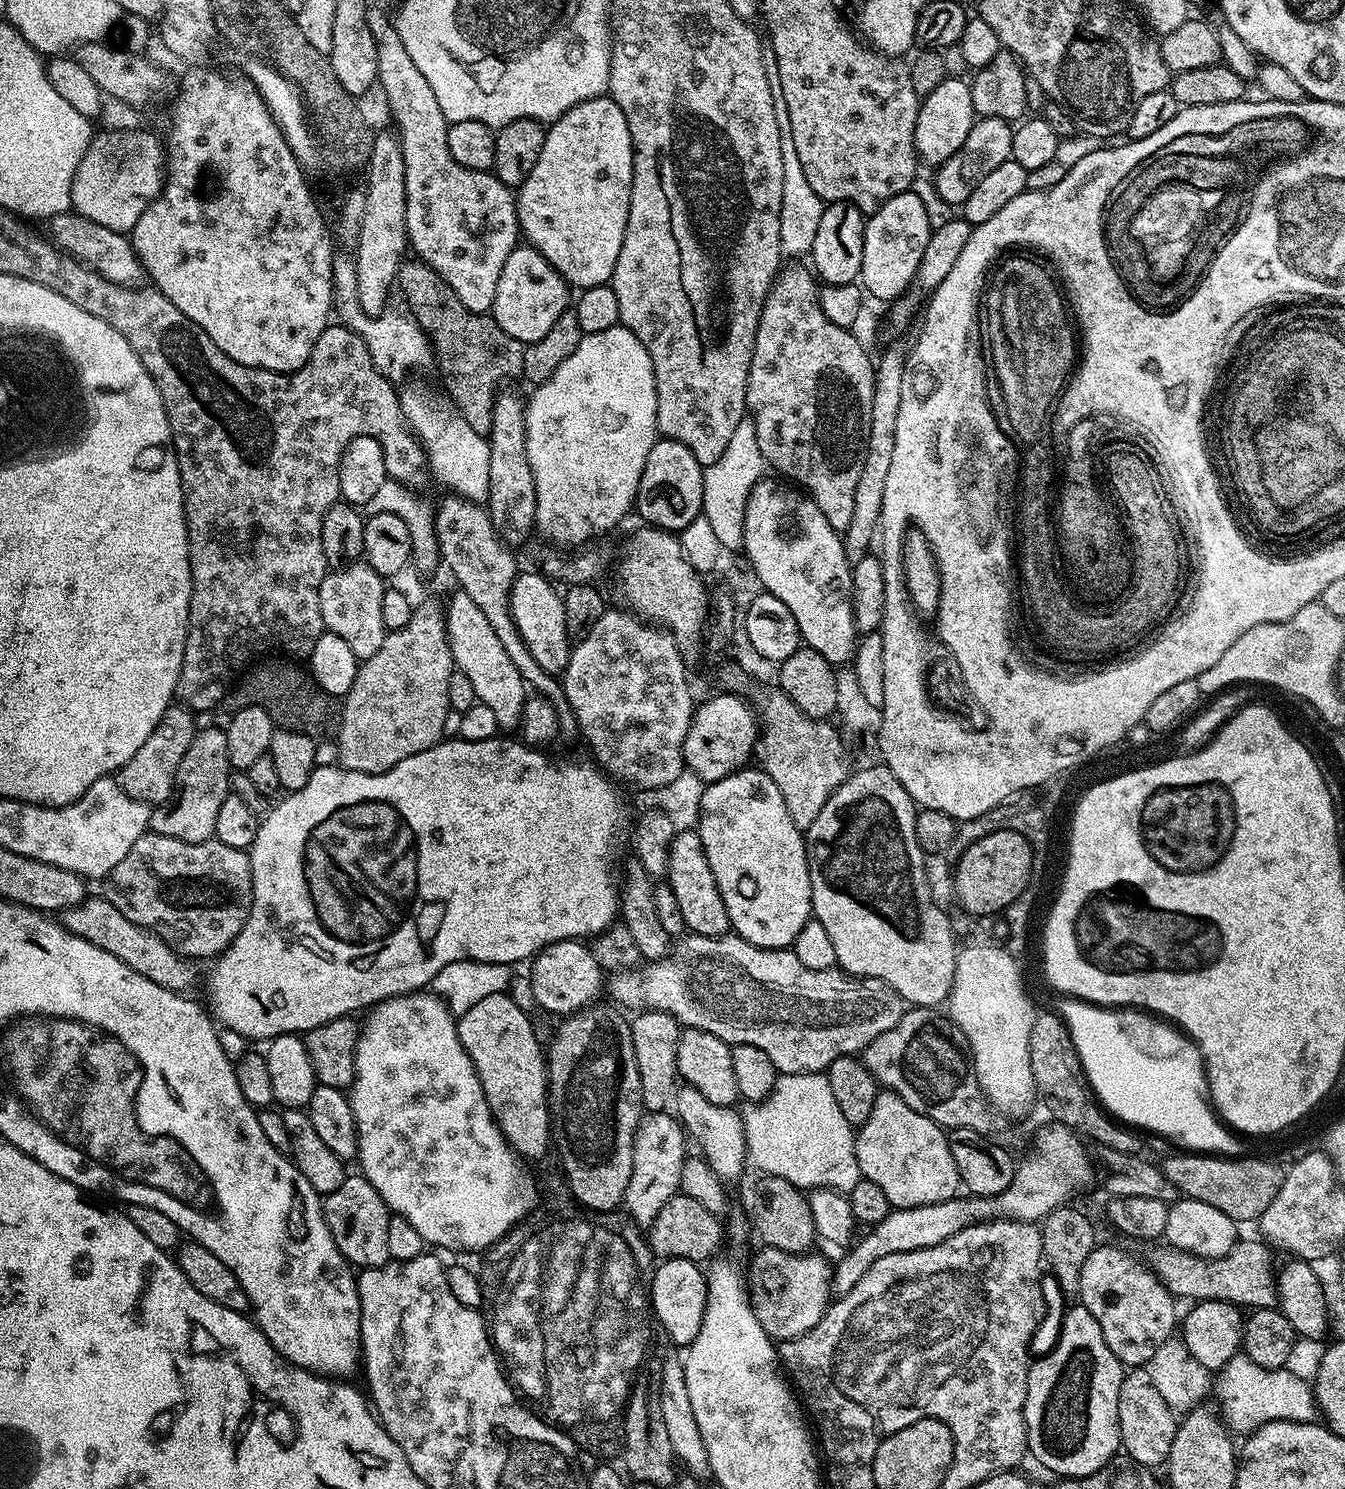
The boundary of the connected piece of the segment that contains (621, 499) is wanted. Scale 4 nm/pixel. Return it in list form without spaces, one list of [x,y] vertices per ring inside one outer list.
[[[617,326],[601,332],[590,332],[581,338],[574,354],[554,370],[554,374],[544,384],[535,385],[531,389],[532,397],[526,400],[526,458],[530,458],[530,470],[534,474],[534,490],[536,491],[536,523],[535,531],[540,531],[552,544],[587,545],[591,536],[600,536],[614,527],[629,511],[633,511],[638,494],[638,482],[642,478],[642,470],[646,470],[646,458],[650,458],[650,450],[656,445],[656,379],[654,366],[646,346],[638,342],[638,338],[626,327]]]

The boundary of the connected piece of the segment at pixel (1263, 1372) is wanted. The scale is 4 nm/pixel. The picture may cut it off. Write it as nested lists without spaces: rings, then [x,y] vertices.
[[[1237,1354],[1219,1369],[1214,1380],[1214,1397],[1220,1403],[1219,1415],[1233,1433],[1249,1434],[1264,1423],[1289,1420],[1294,1423],[1310,1423],[1318,1416],[1314,1388],[1300,1376],[1288,1372],[1287,1367],[1263,1368],[1258,1362]]]

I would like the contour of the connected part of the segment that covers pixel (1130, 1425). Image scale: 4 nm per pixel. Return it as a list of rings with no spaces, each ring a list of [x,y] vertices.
[[[1134,1368],[1125,1373],[1118,1392],[1118,1418],[1121,1449],[1129,1459],[1151,1468],[1167,1461],[1178,1420],[1175,1412],[1169,1408],[1152,1384],[1150,1374],[1145,1368]]]

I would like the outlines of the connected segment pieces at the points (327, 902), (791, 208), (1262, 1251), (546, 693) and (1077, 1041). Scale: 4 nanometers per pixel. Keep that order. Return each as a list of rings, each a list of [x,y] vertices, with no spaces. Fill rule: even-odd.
[[[493,738],[482,742],[470,742],[462,739],[443,739],[434,745],[430,750],[422,754],[410,754],[398,766],[386,770],[382,774],[366,774],[358,770],[350,770],[336,764],[321,764],[313,768],[310,774],[310,782],[302,786],[302,790],[289,792],[287,798],[280,803],[273,803],[267,809],[268,817],[265,815],[260,822],[260,829],[254,838],[250,849],[250,859],[252,861],[252,905],[250,914],[238,934],[238,938],[232,940],[232,947],[221,952],[215,957],[212,969],[208,972],[208,1004],[211,1015],[217,1025],[225,1028],[233,1028],[238,1034],[244,1036],[245,1041],[261,1040],[267,1042],[274,1036],[290,1036],[293,1034],[303,1034],[314,1030],[314,1026],[322,1026],[334,1018],[352,1016],[359,1008],[363,1010],[371,1009],[373,1004],[380,1004],[384,1000],[389,1000],[395,996],[405,996],[408,992],[419,992],[427,989],[431,985],[432,979],[442,970],[442,966],[450,966],[450,962],[459,960],[477,960],[478,962],[494,962],[495,964],[507,964],[516,966],[519,960],[531,961],[532,957],[539,954],[543,948],[550,946],[559,940],[580,940],[581,938],[595,938],[599,934],[608,931],[618,920],[618,880],[612,877],[612,863],[616,860],[616,839],[620,836],[620,827],[624,824],[624,808],[620,805],[620,800],[616,797],[617,785],[606,775],[603,767],[591,764],[588,760],[560,760],[555,764],[548,752],[525,744],[520,738],[515,740],[500,740]]]
[[[770,44],[762,50],[762,66],[766,71],[766,82],[770,85],[771,98],[774,103],[774,116],[778,121],[778,134],[782,142],[782,210],[778,230],[780,231],[780,250],[788,258],[804,258],[811,253],[814,238],[818,235],[818,225],[822,223],[822,214],[826,201],[814,194],[806,174],[802,170],[802,162],[794,151],[794,134],[790,134],[790,114],[786,107],[786,98],[782,93],[782,82],[779,77],[778,62]],[[804,256],[804,257],[800,257]]]
[[[1237,1239],[1236,1245],[1217,1260],[1207,1260],[1177,1248],[1161,1246],[1156,1252],[1156,1257],[1150,1260],[1150,1264],[1156,1277],[1162,1282],[1162,1286],[1166,1286],[1166,1290],[1174,1298],[1181,1296],[1192,1298],[1197,1302],[1221,1300],[1244,1310],[1275,1308],[1278,1304],[1278,1297],[1276,1272],[1274,1267],[1272,1268],[1271,1254],[1273,1253],[1267,1243],[1256,1240]]]
[[[448,494],[445,497],[445,500],[440,505],[437,503],[434,508],[436,545],[440,551],[443,567],[445,569],[448,567],[452,571],[453,578],[460,583],[457,584],[459,591],[470,594],[470,599],[482,609],[482,615],[490,621],[494,634],[498,634],[498,639],[502,641],[510,662],[518,666],[518,674],[522,674],[525,685],[535,695],[544,697],[553,704],[554,710],[557,711],[561,733],[575,733],[576,715],[566,698],[563,683],[553,673],[542,670],[538,662],[534,662],[534,654],[526,650],[526,644],[518,634],[518,626],[514,626],[514,618],[510,610],[510,594],[518,575],[518,567],[516,568],[516,560],[512,557],[515,556],[513,549],[503,544],[497,536],[492,519],[488,517],[487,507],[474,504],[463,496],[455,494]]]
[[[1075,998],[1060,1000],[1056,1006],[1057,1015],[1063,1017],[1070,1030],[1071,1040],[1097,1100],[1117,1121],[1137,1129],[1146,1128],[1156,1134],[1180,1138],[1181,1144],[1187,1147],[1185,1149],[1196,1154],[1238,1158],[1245,1153],[1243,1139],[1223,1125],[1207,1100],[1207,1072],[1196,1044],[1192,1043],[1192,1052],[1176,1052],[1176,1056],[1168,1056],[1168,1060],[1148,1060],[1148,1056],[1144,1056],[1144,1040],[1152,1044],[1152,1032],[1144,1028],[1144,1020],[1151,1016],[1149,1013],[1133,1008],[1113,1010]]]

